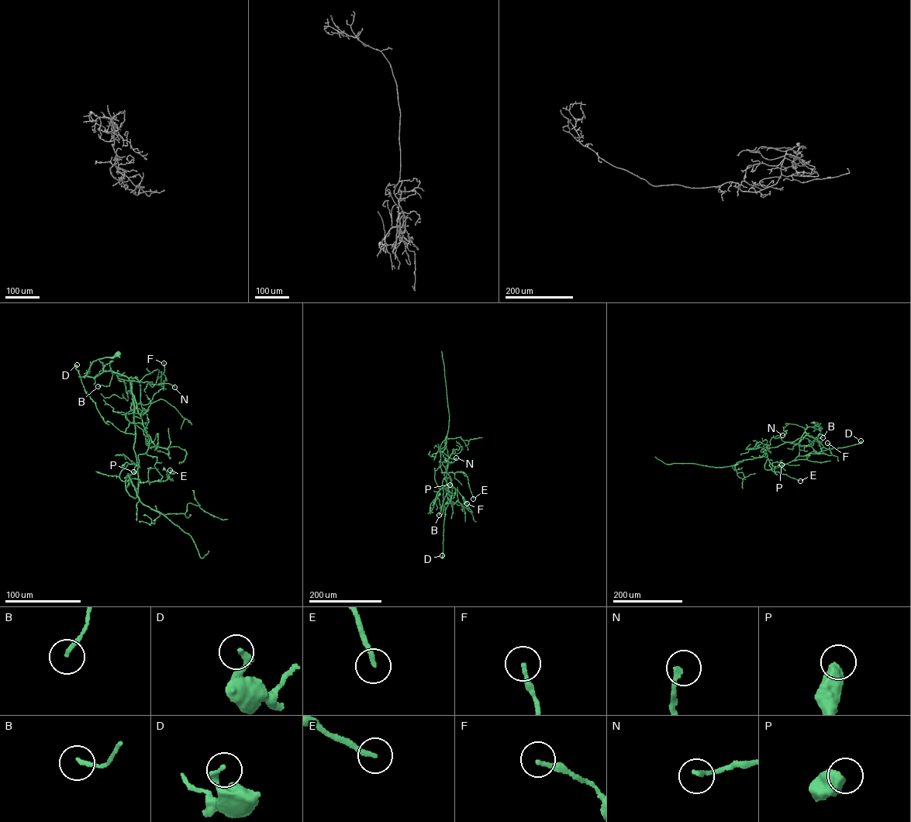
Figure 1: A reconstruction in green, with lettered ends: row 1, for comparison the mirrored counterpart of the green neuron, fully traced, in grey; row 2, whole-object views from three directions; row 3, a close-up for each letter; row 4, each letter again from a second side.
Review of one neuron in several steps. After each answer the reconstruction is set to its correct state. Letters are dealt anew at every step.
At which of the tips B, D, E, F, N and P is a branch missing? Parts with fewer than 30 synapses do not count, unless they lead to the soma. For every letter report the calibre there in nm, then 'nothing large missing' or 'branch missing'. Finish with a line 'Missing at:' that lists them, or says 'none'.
B: 160 nm | nothing large missing
D: 240 nm | nothing large missing
E: 200 nm | nothing large missing
F: 170 nm | nothing large missing
N: 180 nm | nothing large missing
P: 600 nm | nothing large missing
Missing at: none

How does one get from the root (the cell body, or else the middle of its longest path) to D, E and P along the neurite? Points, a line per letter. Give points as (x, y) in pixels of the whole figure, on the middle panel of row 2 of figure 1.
D: (439, 494), (430, 503), (430, 511), (441, 488), (448, 488), (452, 495), (445, 513), (442, 555)
E: (439, 494), (430, 511), (441, 488), (452, 493), (450, 475), (441, 472), (459, 471), (467, 477), (473, 499)
P: (439, 494), (430, 503), (430, 511), (441, 488), (448, 488), (452, 493), (450, 478), (445, 477), (450, 485)

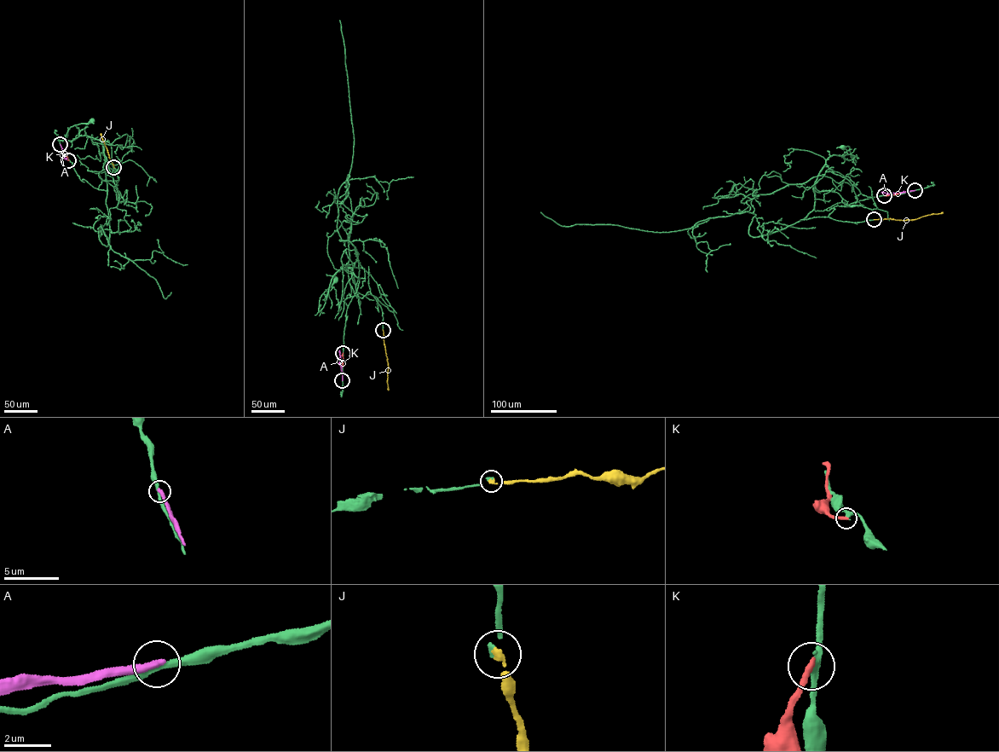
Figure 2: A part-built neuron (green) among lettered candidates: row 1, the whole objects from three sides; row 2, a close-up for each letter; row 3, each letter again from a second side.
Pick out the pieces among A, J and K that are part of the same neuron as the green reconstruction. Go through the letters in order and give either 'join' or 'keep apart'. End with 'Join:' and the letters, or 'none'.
A: keep apart
J: join
K: keep apart
Join: J

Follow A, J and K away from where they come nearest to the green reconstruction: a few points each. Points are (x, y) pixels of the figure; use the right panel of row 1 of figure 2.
A: (915, 190), (886, 194), (881, 192)
J: (874, 219), (914, 219), (943, 212)
K: (884, 195), (898, 193)

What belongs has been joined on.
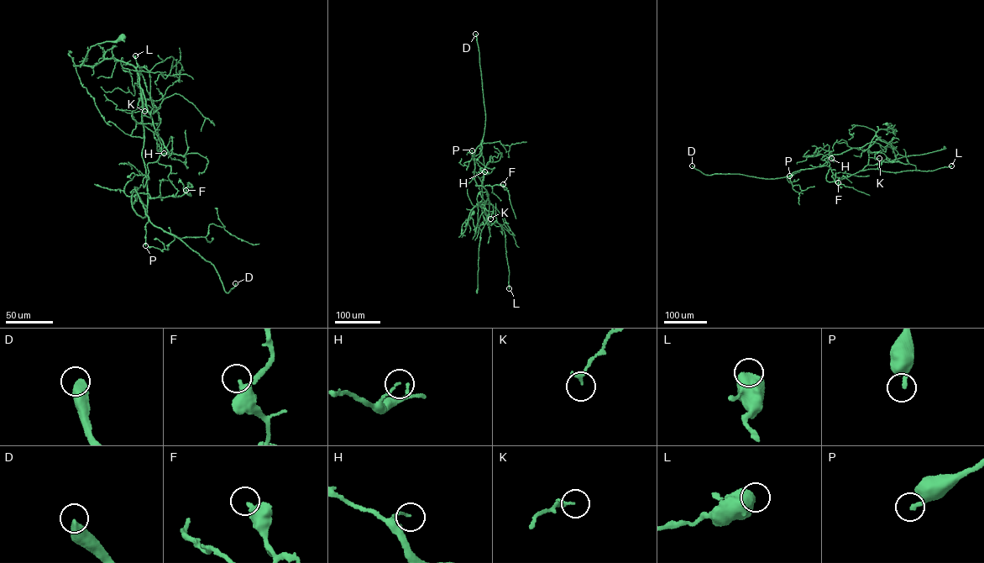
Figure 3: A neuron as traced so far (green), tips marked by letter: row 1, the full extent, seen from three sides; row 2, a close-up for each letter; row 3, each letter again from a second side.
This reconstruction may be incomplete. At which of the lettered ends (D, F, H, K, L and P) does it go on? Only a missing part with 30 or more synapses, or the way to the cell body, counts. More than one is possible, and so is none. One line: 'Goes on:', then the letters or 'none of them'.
Goes on: D

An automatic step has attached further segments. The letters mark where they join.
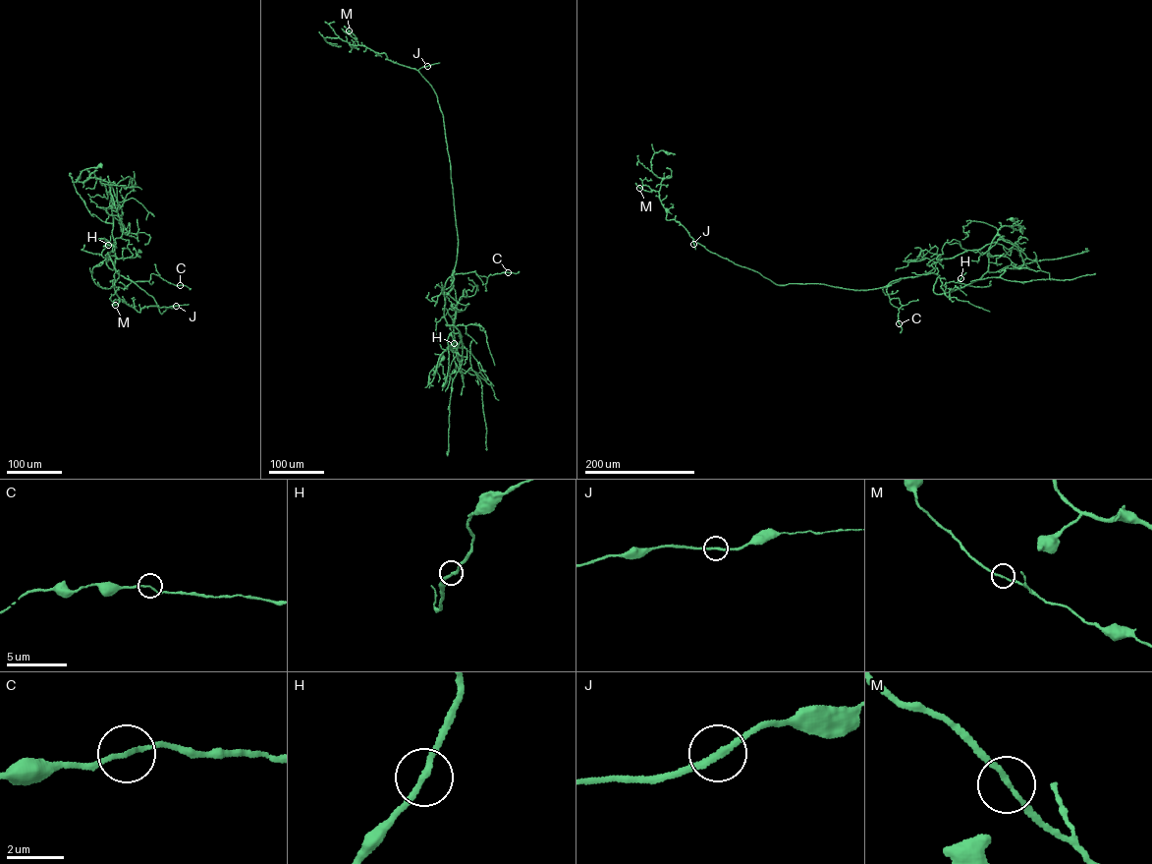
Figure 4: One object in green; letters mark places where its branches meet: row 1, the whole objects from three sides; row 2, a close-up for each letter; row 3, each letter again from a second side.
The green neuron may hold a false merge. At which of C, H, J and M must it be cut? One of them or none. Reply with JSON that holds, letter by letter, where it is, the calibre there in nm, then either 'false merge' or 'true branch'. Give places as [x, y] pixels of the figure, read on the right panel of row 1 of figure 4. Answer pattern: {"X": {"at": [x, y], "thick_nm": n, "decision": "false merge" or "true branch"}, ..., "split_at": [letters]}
{"C": {"at": [899, 323], "thick_nm": 140, "decision": "true branch"}, "H": {"at": [960, 278], "thick_nm": 200, "decision": "true branch"}, "J": {"at": [693, 244], "thick_nm": 200, "decision": "true branch"}, "M": {"at": [639, 188], "thick_nm": 160, "decision": "true branch"}, "split_at": []}

